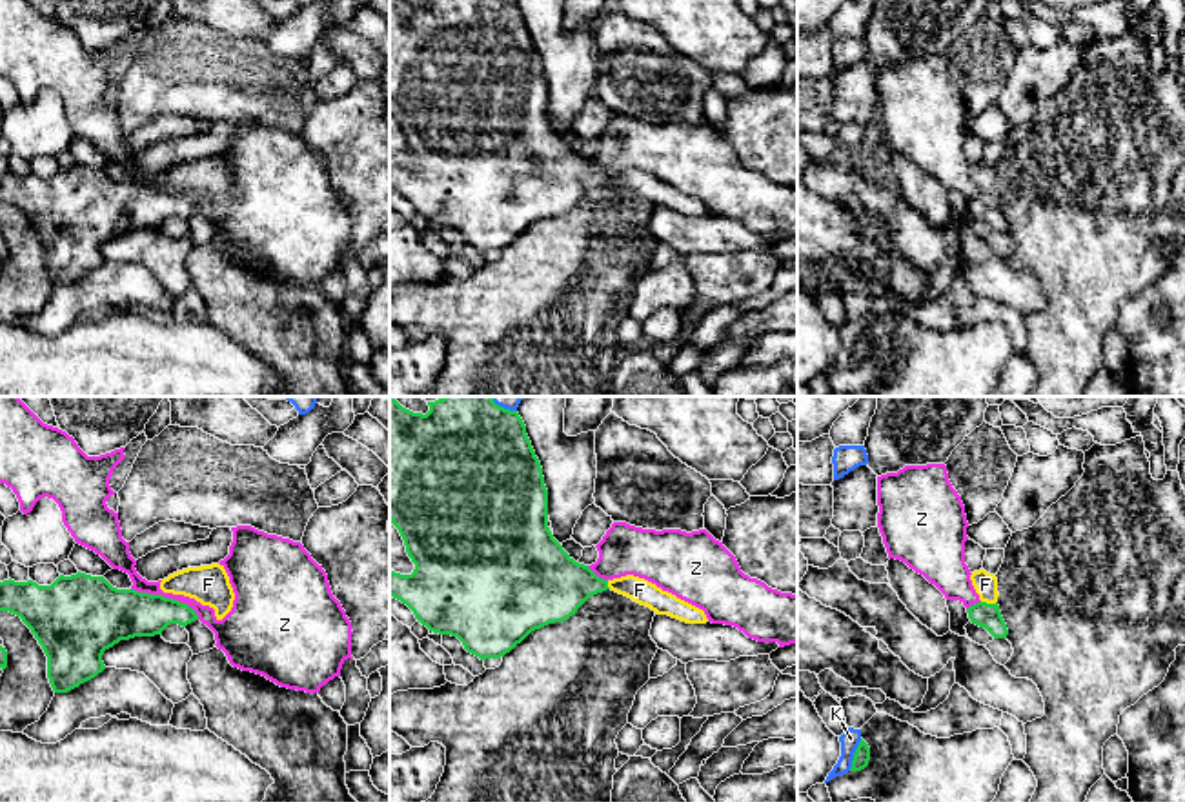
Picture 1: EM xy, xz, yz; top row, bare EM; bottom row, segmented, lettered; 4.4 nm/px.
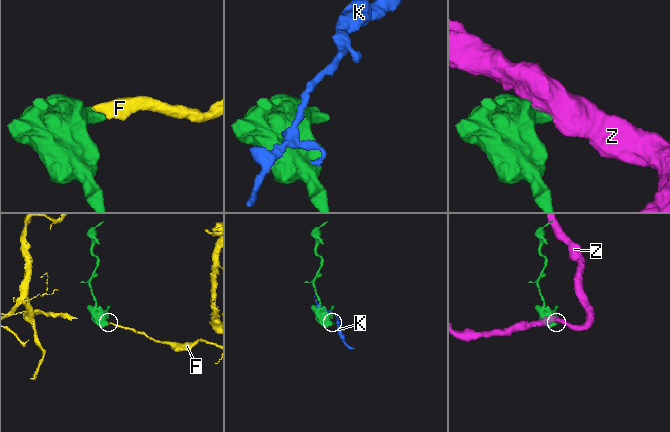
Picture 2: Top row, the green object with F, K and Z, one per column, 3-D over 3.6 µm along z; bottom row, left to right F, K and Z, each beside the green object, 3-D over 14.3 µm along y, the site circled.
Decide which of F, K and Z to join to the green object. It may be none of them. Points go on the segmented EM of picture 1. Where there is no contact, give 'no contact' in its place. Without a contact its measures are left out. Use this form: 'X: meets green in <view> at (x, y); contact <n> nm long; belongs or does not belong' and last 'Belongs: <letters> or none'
F: meets green in yz at (989, 604); contact 70 nm long; belongs
K: meets green in yz at (854, 755); contact 160 nm long; does not belong
Z: meets green in xy at (164, 597); contact 340 nm long; does not belong
Belongs: F

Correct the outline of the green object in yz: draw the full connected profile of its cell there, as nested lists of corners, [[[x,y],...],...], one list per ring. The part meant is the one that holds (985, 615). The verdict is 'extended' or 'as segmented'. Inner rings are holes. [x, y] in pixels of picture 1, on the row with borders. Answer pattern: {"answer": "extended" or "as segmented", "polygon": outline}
{"answer": "extended", "polygon": [[[985,569],[970,575],[979,602],[967,609],[972,624],[985,627],[994,638],[1007,638],[1008,629],[998,606],[998,578]]]}

